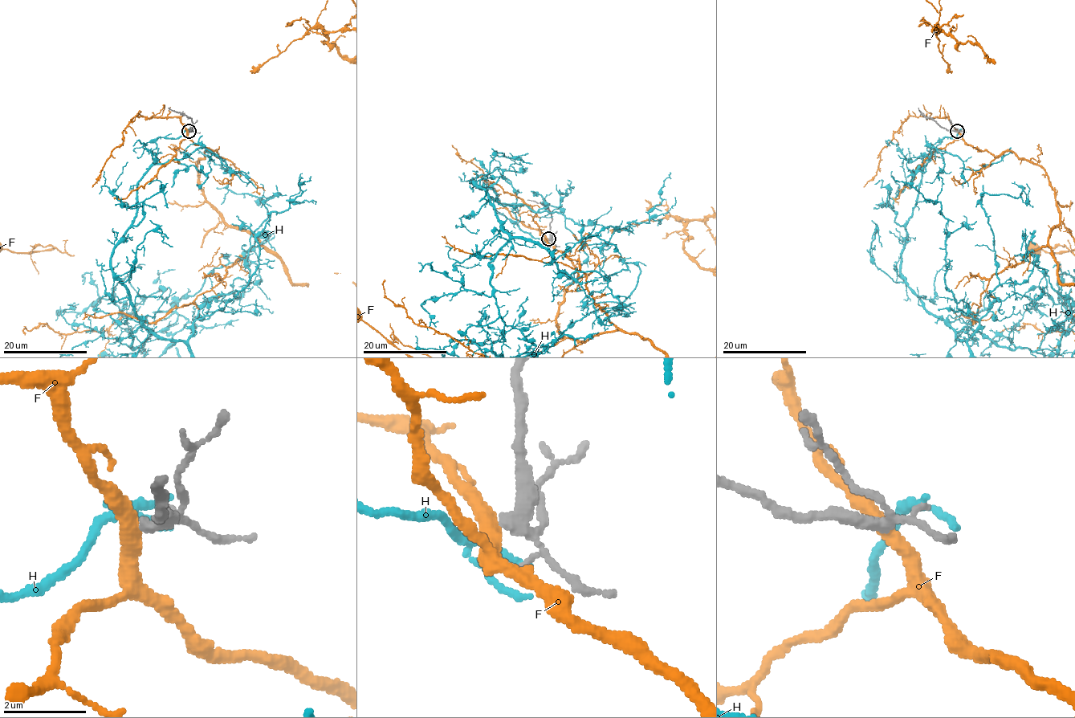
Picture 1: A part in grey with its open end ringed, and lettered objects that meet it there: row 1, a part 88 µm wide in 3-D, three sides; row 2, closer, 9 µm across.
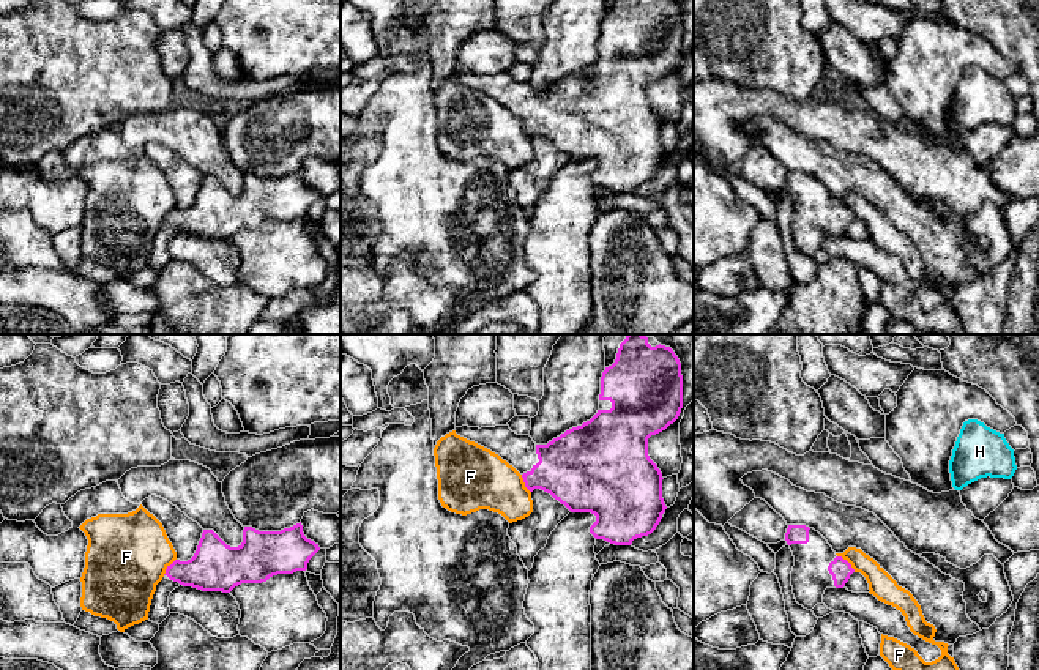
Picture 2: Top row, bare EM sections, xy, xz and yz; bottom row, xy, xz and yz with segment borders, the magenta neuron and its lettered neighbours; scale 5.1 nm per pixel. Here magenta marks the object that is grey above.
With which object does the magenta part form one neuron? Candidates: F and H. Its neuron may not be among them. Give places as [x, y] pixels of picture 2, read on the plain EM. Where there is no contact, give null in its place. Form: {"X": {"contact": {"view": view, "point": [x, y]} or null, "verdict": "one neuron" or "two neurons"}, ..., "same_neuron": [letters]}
{"F": {"contact": {"view": "yz", "point": [847, 208]}, "verdict": "two neurons"}, "H": {"contact": null, "verdict": "two neurons"}, "same_neuron": []}

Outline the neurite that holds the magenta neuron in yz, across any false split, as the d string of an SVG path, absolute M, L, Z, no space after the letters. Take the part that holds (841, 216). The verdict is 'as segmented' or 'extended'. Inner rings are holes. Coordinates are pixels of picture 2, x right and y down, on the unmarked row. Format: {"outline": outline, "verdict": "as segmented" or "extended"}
{"outline": "M788 172L785 188L795 203L793 241L796 249L807 257L823 249L826 235L843 235L855 219L851 211L837 203L828 188L814 175Z", "verdict": "extended"}

